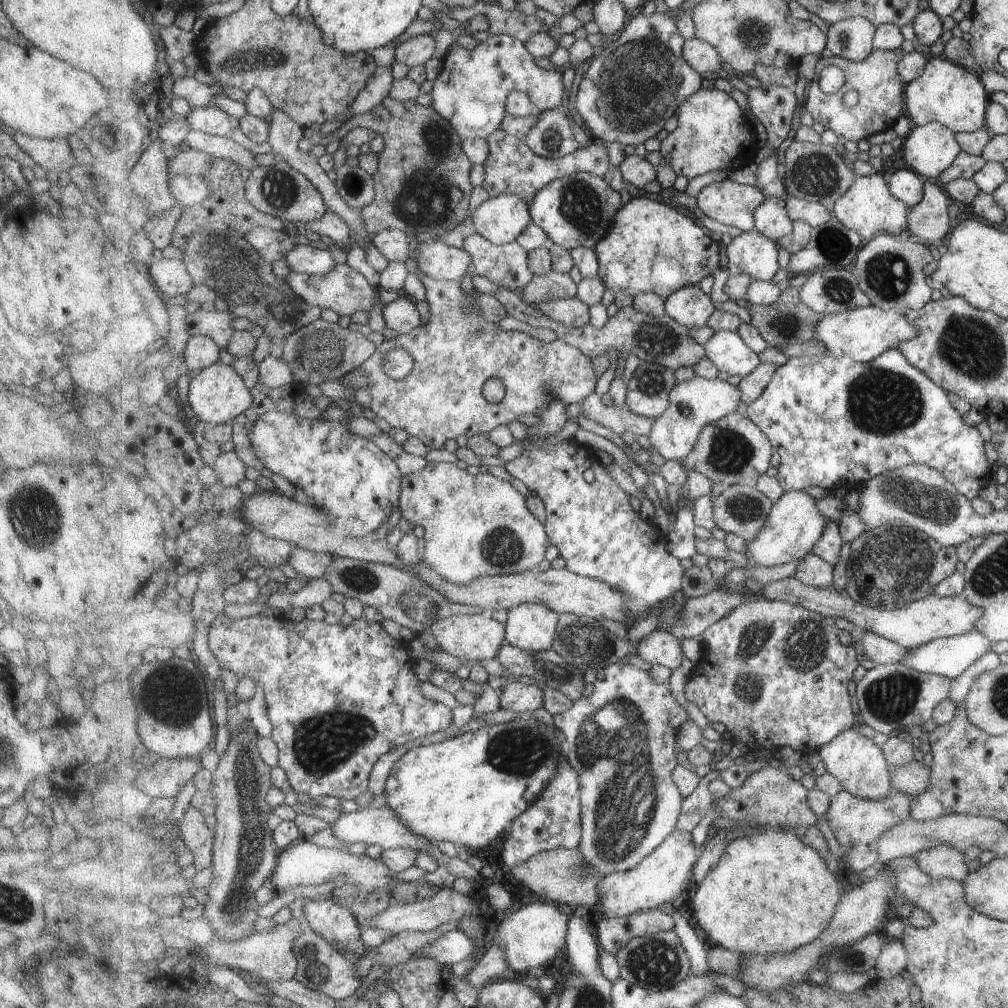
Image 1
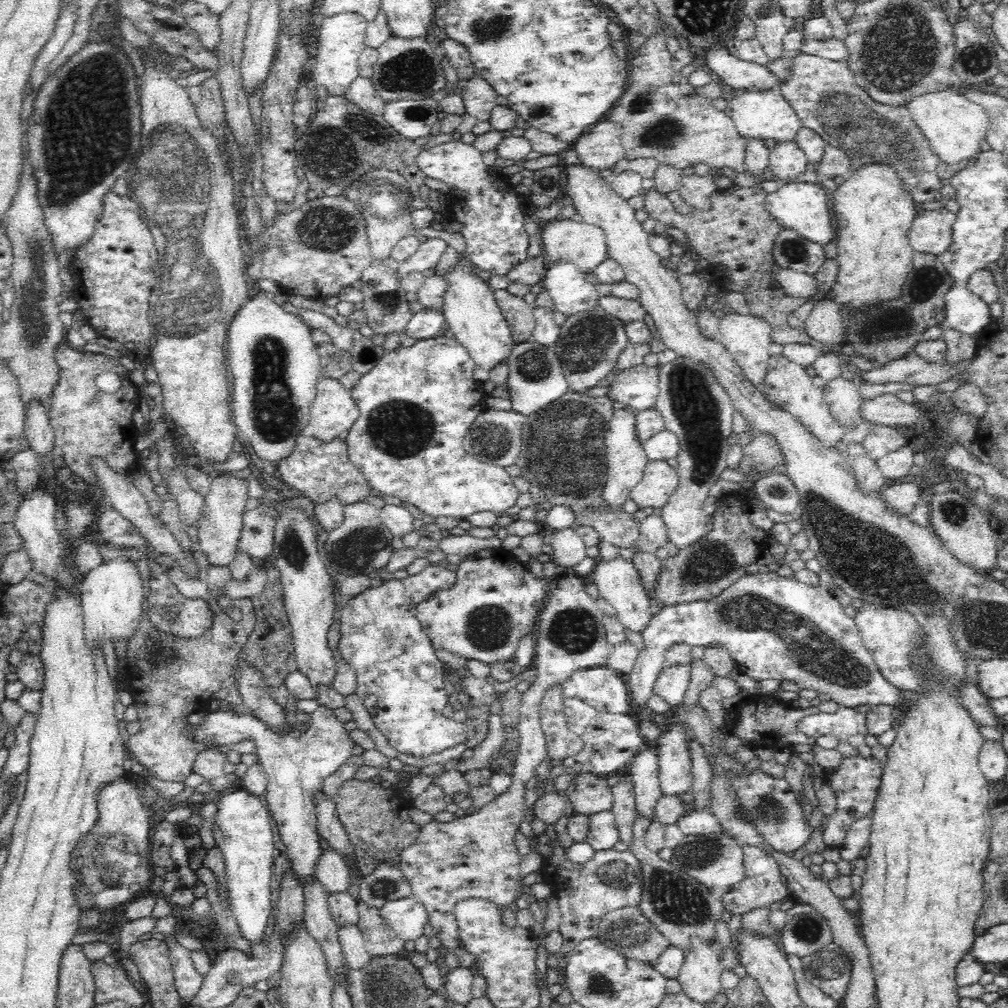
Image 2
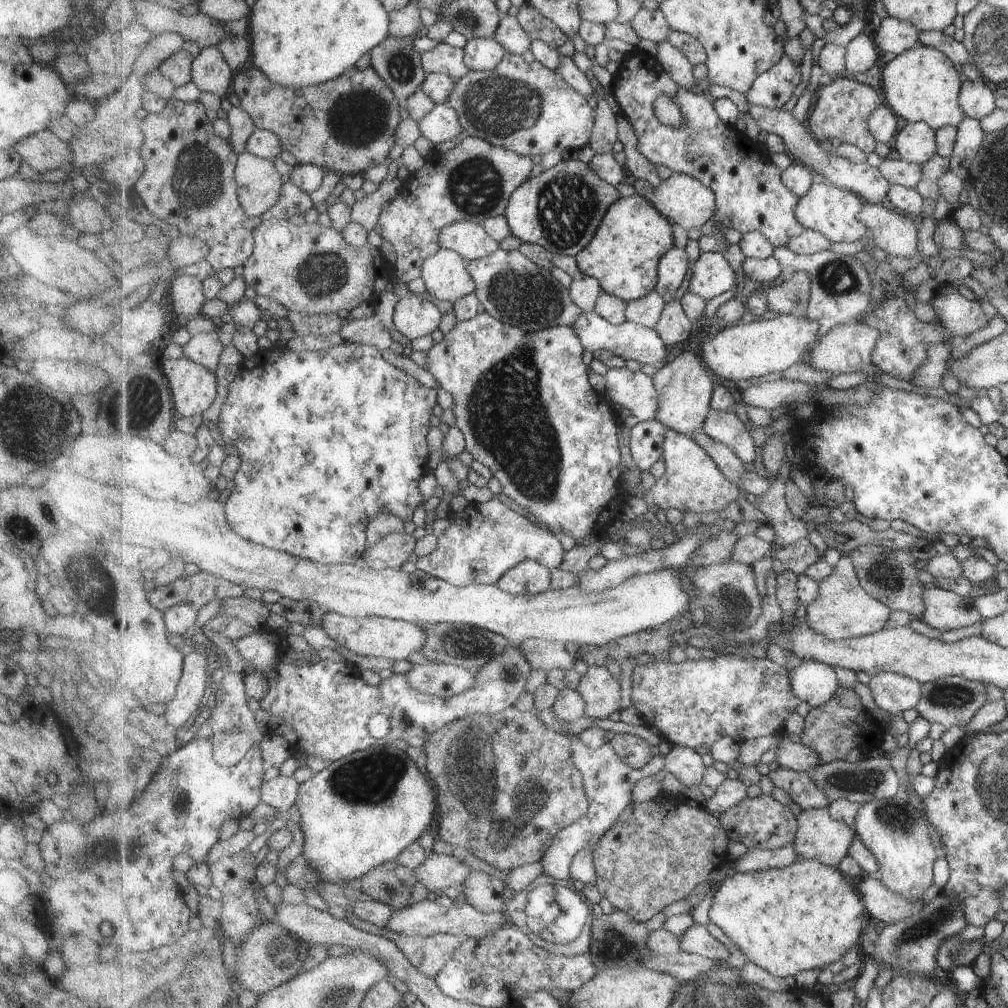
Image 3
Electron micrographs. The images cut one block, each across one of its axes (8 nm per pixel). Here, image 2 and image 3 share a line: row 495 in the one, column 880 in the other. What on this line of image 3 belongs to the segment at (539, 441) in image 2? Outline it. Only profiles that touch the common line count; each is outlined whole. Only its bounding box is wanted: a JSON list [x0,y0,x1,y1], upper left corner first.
[849,544,927,618]

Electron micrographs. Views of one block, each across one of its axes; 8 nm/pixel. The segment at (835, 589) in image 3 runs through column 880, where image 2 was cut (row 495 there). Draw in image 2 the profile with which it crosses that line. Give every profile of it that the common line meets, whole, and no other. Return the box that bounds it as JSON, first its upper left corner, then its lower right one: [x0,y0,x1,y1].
[601,409,649,510]

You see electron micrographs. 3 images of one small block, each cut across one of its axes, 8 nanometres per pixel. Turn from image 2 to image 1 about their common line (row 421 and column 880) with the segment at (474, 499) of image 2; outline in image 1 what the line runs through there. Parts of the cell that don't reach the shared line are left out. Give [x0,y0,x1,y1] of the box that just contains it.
[744,349,993,500]

